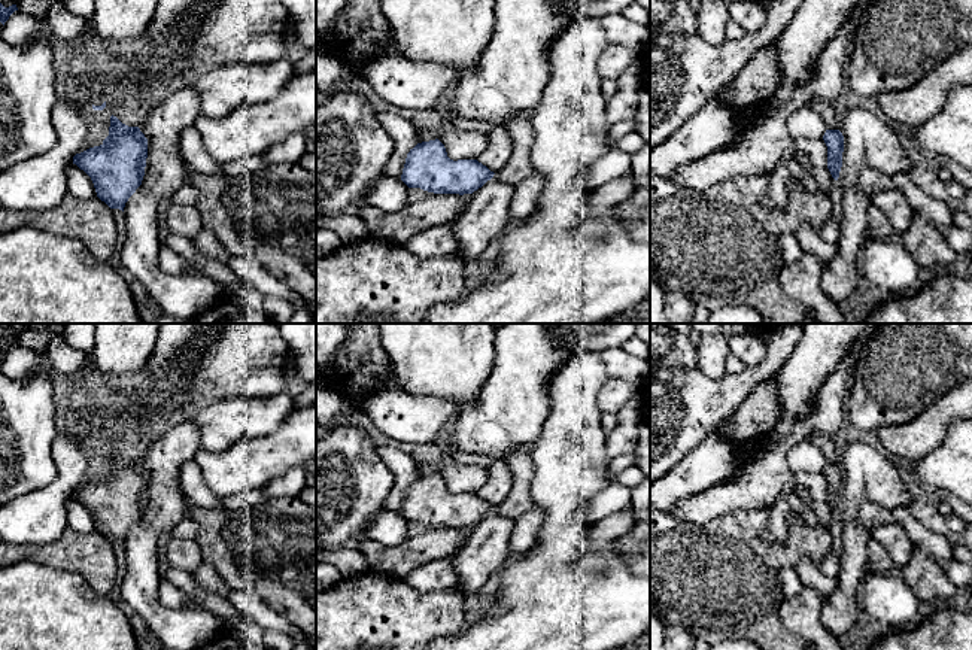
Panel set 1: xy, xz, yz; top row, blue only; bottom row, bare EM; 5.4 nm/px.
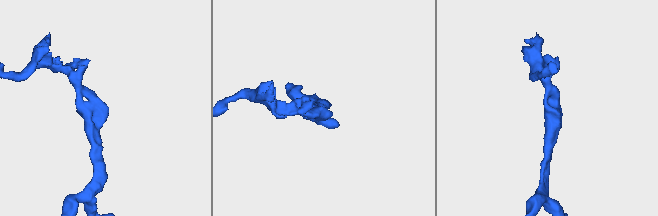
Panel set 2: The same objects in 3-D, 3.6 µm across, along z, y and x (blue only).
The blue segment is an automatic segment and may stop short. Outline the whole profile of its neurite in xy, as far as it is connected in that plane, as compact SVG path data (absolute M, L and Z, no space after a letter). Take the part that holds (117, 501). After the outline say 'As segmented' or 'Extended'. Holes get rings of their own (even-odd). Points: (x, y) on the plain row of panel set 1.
M110 450L109 470L100 480L73 490L73 498L92 514L97 531L110 543L124 546L125 537L142 519L148 492L148 473L139 461Z. As segmented

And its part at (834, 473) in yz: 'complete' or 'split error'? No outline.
complete

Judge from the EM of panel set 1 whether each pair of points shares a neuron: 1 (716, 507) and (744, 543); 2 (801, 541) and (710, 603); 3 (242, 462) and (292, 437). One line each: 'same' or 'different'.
1: different
2: same
3: same

